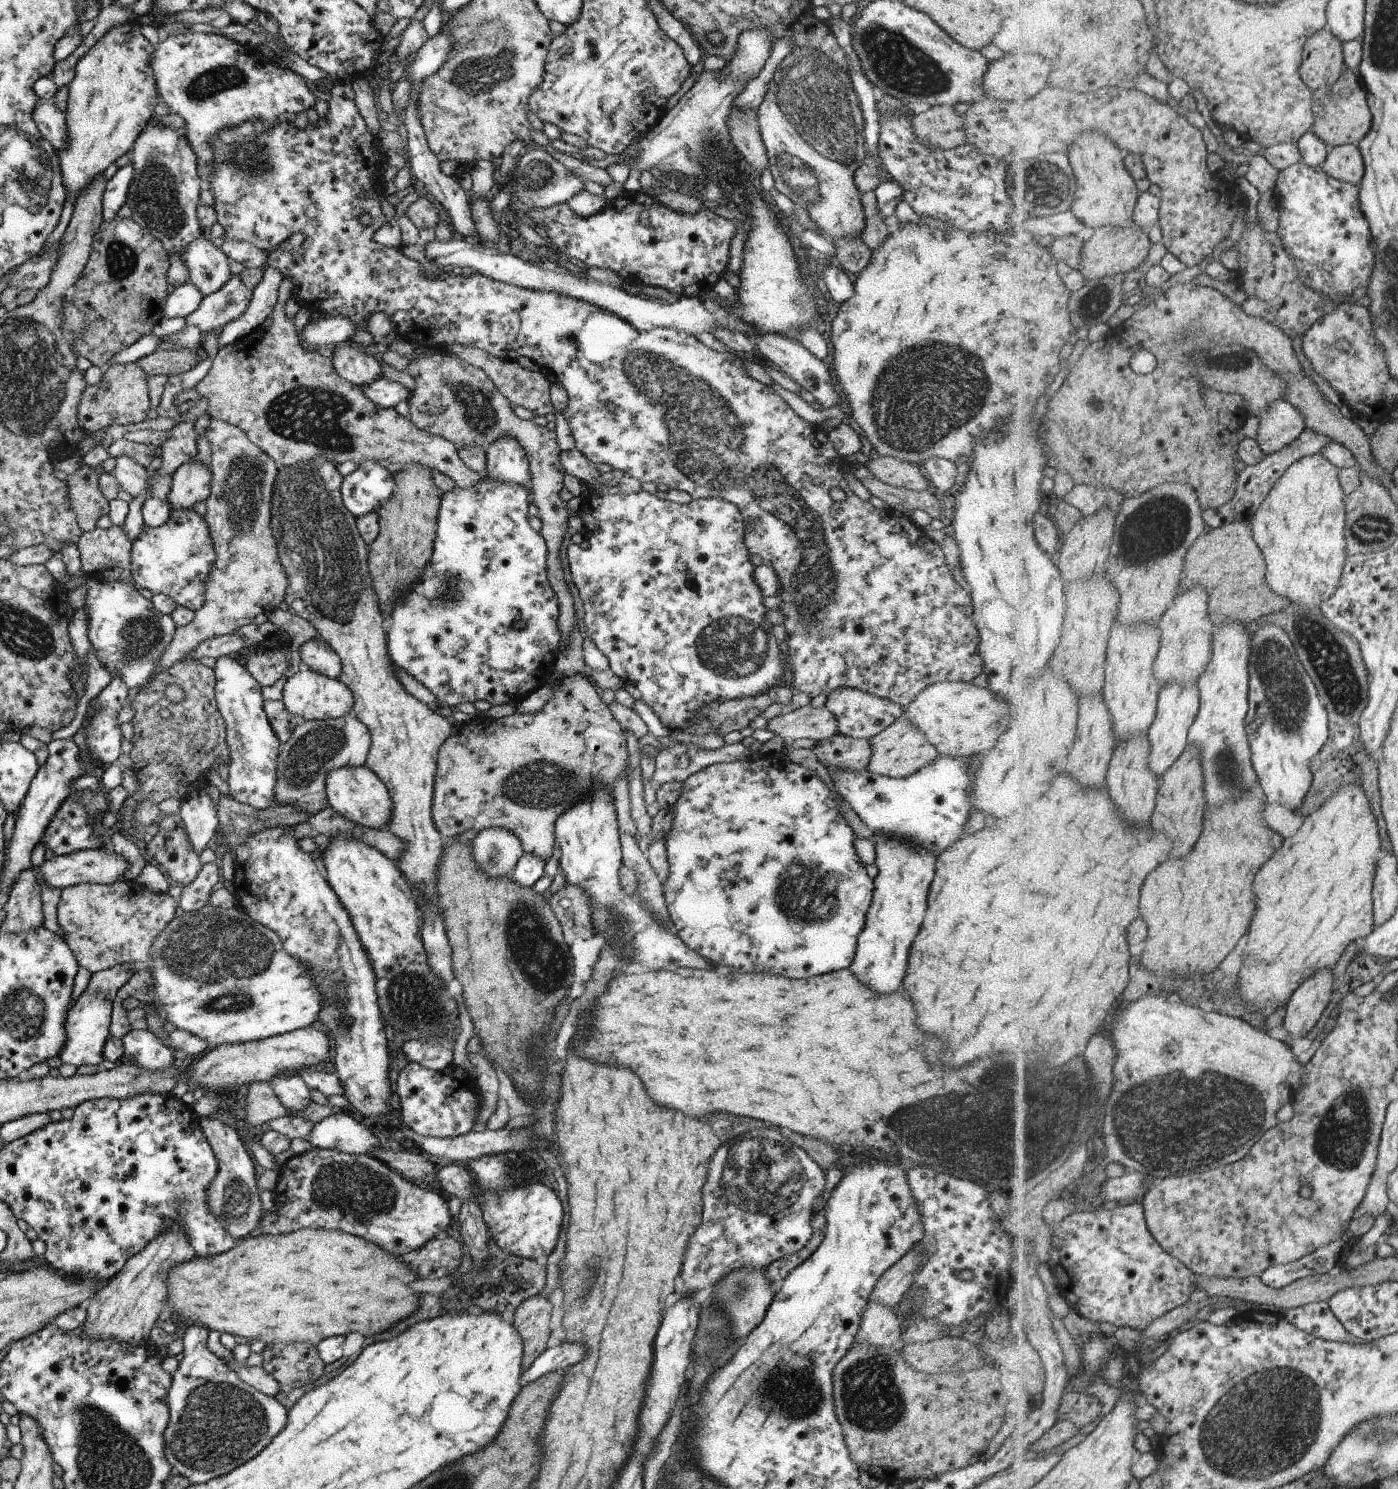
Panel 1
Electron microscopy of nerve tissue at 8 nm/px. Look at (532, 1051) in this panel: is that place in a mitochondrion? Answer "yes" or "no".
no

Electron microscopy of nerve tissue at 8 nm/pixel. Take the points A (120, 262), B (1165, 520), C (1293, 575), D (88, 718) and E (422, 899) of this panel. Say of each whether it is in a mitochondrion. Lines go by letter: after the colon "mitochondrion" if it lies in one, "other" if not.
A: mitochondrion
B: mitochondrion
C: other
D: other
E: other

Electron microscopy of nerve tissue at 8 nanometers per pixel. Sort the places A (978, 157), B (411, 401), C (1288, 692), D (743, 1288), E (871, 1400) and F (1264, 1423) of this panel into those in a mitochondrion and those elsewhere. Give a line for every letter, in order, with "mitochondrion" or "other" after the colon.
A: other
B: other
C: mitochondrion
D: mitochondrion
E: mitochondrion
F: mitochondrion

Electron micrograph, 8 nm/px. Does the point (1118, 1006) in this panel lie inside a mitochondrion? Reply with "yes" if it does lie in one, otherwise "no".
no

